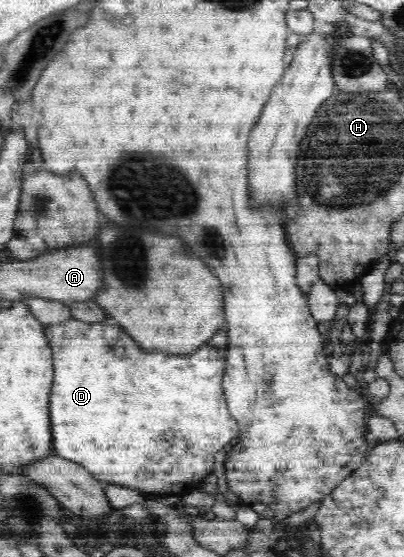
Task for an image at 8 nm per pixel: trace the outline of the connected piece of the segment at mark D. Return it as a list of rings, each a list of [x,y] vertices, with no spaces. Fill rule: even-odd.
[[[67,319],[66,322],[54,323],[52,325],[44,326],[44,334],[48,344],[50,345],[51,352],[53,354],[53,383],[51,386],[51,394],[50,394],[50,403],[49,403],[49,413],[50,418],[52,419],[52,431],[53,431],[53,446],[54,451],[59,457],[65,458],[66,460],[76,462],[80,466],[84,466],[86,470],[90,471],[90,474],[94,475],[94,478],[97,478],[103,484],[115,484],[123,487],[128,487],[132,490],[138,491],[140,493],[144,493],[146,496],[155,496],[162,497],[167,494],[177,494],[182,497],[192,490],[196,490],[200,486],[200,482],[202,482],[210,473],[213,472],[214,468],[214,454],[216,452],[220,452],[223,450],[223,446],[228,444],[232,438],[236,438],[238,433],[240,432],[238,423],[233,415],[229,412],[229,407],[226,408],[226,402],[224,402],[224,390],[222,390],[222,376],[224,376],[224,370],[226,368],[226,361],[228,360],[227,350],[220,350],[220,348],[214,348],[214,346],[202,346],[202,350],[198,350],[198,352],[194,352],[194,354],[188,354],[188,356],[164,356],[164,354],[148,354],[148,352],[142,352],[138,346],[136,346],[136,342],[128,336],[128,334],[124,334],[118,326],[108,326],[101,323],[88,323],[82,322],[76,319]]]

